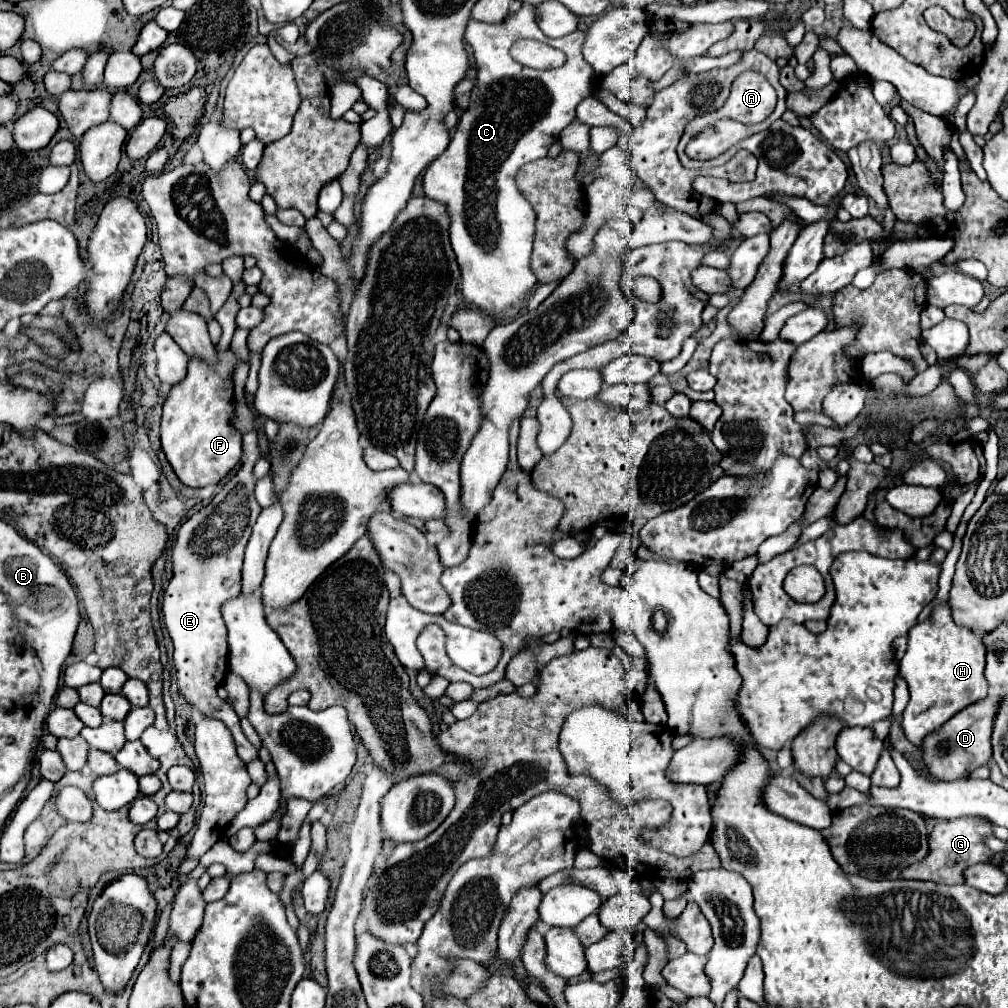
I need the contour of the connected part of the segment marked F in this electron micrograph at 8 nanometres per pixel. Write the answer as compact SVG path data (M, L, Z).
M215 348L215 352L217 362L209 366L201 358L189 358L183 382L171 386L163 404L161 446L179 480L191 488L217 484L241 460L241 434L231 426L235 414L233 370L241 360L231 348Z

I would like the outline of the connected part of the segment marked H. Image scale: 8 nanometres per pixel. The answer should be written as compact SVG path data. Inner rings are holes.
M947 602L937 604L925 622L917 622L909 630L909 646L899 662L899 674L909 686L911 700L903 710L901 726L907 740L921 746L923 738L945 724L959 710L987 698L985 670L985 644L971 628L957 626L951 618Z

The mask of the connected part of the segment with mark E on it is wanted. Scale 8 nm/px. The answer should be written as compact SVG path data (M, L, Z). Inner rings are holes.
M257 430L243 434L243 462L237 474L223 486L223 490L193 514L177 532L177 542L173 546L173 578L165 590L163 616L173 640L173 664L179 684L179 692L185 700L195 706L201 714L225 722L231 730L239 758L249 764L257 758L257 748L241 732L239 718L235 710L217 696L217 688L227 676L227 628L221 616L221 606L241 594L241 566L251 528L261 512L255 502L255 478L253 466L261 458L257 444Z

